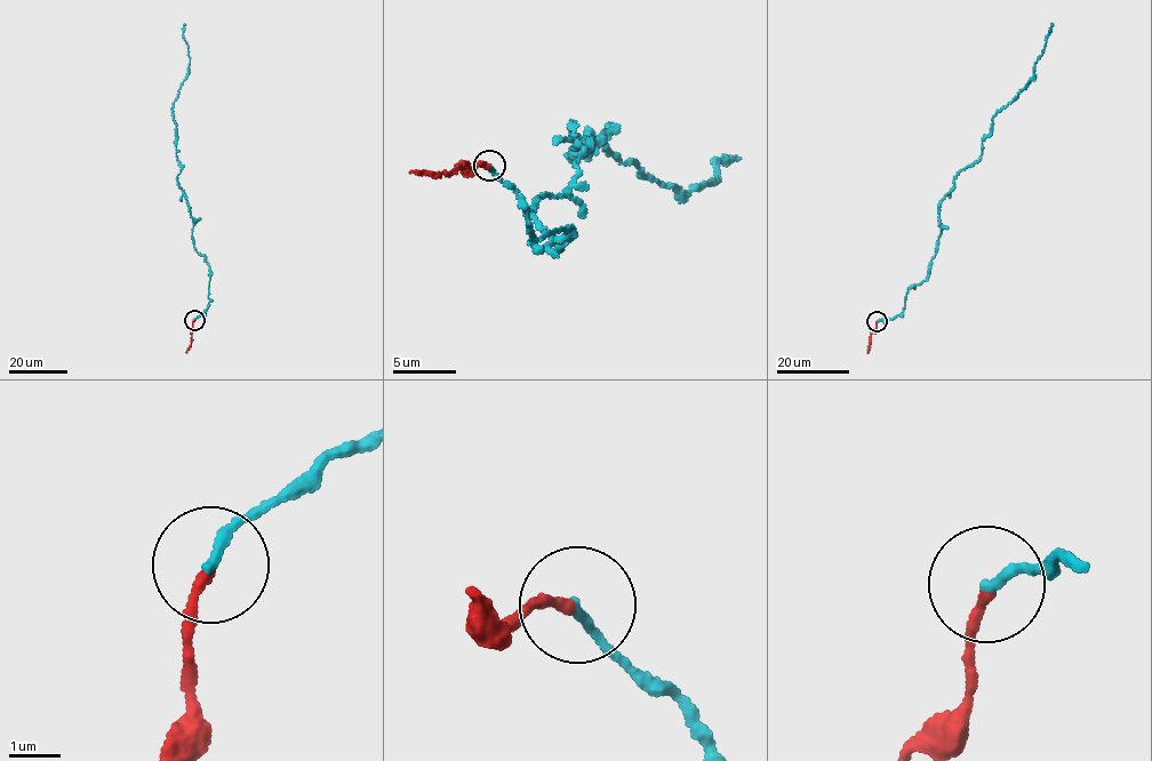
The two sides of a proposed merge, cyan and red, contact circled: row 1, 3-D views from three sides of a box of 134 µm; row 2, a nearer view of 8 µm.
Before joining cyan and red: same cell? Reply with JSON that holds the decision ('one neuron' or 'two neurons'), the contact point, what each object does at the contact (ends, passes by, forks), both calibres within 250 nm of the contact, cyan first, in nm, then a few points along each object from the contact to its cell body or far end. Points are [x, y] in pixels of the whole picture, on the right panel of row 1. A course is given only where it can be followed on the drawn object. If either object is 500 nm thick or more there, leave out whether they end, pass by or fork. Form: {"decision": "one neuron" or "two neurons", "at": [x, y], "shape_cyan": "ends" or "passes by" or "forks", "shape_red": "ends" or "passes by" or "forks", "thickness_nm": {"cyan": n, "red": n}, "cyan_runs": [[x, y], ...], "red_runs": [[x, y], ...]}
{"decision": "one neuron", "at": [877, 321], "shape_cyan": "ends", "shape_red": "ends", "thickness_nm": {"cyan": 180, "red": 180}, "cyan_runs": [[877, 321], [895, 317], [926, 279], [938, 206], [981, 157], [992, 118], [1033, 75], [1052, 23]], "red_runs": [[877, 321], [868, 353]]}

